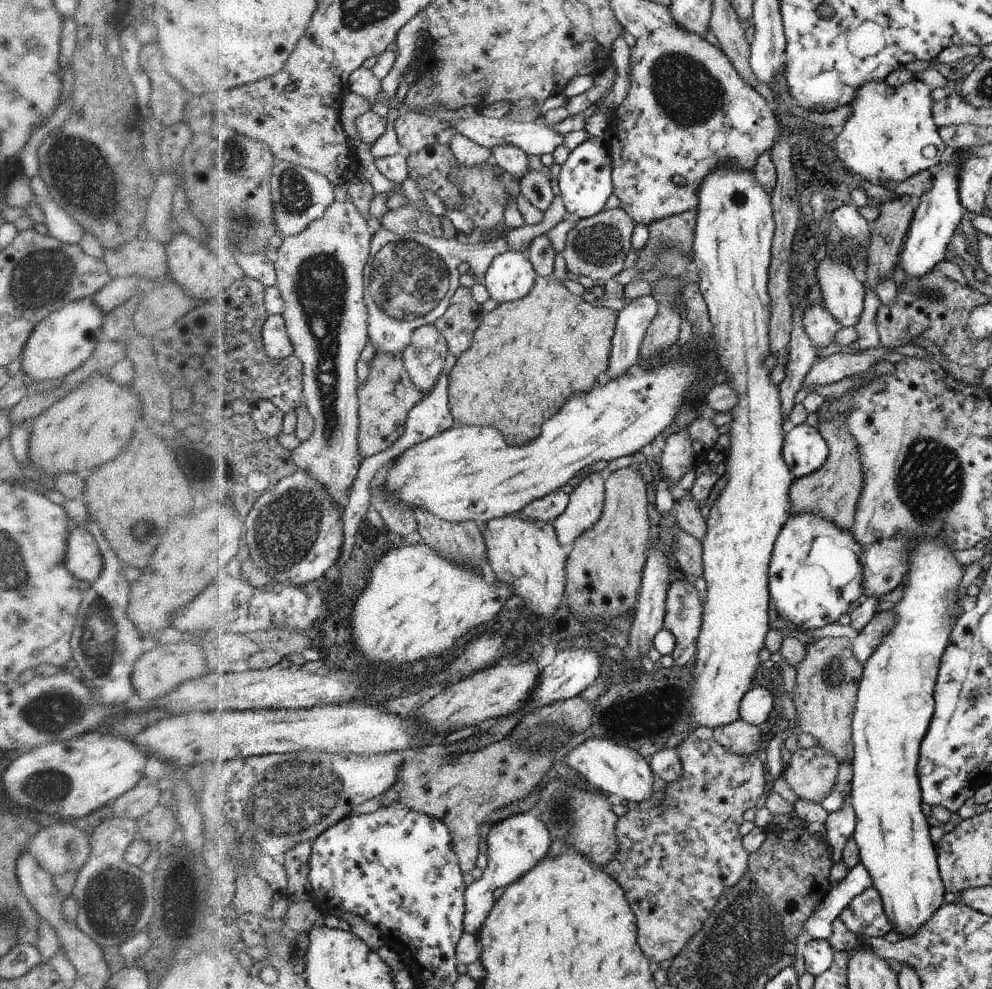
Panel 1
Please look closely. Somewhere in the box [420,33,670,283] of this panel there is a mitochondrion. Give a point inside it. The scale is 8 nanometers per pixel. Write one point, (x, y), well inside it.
(600, 245)

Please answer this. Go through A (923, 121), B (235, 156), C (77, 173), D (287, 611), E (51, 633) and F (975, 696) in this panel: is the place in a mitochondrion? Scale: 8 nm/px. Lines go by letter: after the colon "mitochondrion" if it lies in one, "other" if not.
A: other
B: mitochondrion
C: mitochondrion
D: other
E: other
F: mitochondrion

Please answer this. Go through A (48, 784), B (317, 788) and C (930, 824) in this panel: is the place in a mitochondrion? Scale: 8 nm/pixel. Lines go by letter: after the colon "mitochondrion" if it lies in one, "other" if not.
A: mitochondrion
B: mitochondrion
C: other

